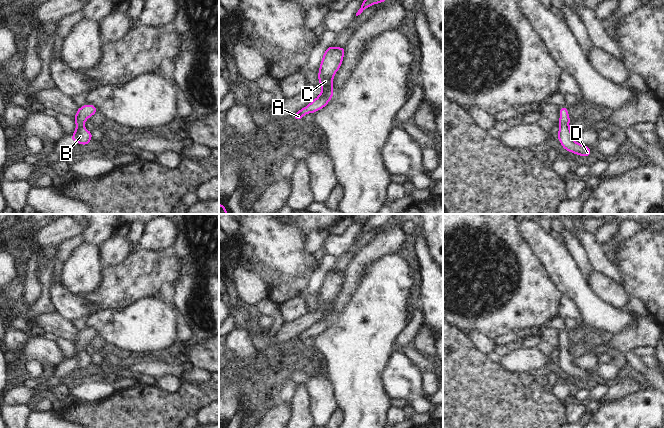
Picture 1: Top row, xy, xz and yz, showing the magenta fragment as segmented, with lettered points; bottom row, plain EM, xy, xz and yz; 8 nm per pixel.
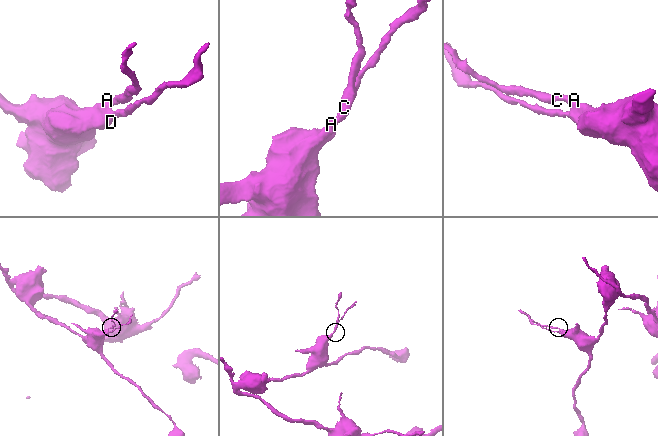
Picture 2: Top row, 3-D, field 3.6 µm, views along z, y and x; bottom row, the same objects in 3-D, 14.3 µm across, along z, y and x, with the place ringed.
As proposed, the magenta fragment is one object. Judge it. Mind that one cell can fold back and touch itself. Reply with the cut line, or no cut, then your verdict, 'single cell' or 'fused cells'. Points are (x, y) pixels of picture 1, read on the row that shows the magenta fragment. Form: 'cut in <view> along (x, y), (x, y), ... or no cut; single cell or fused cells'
no cut; single cell

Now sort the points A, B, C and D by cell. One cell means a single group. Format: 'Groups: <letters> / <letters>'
Groups: A B C D.

